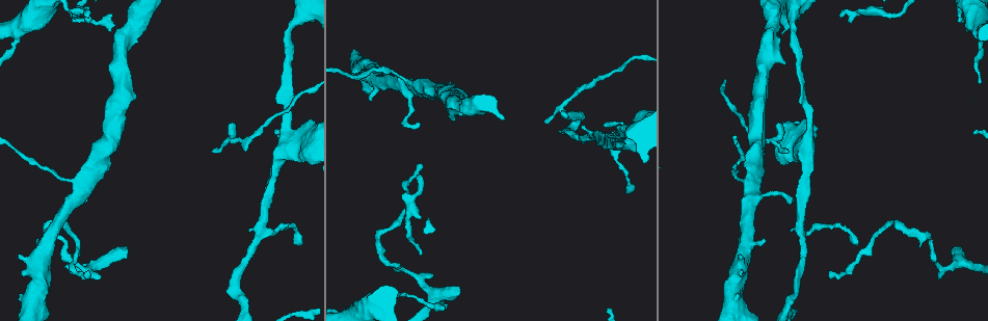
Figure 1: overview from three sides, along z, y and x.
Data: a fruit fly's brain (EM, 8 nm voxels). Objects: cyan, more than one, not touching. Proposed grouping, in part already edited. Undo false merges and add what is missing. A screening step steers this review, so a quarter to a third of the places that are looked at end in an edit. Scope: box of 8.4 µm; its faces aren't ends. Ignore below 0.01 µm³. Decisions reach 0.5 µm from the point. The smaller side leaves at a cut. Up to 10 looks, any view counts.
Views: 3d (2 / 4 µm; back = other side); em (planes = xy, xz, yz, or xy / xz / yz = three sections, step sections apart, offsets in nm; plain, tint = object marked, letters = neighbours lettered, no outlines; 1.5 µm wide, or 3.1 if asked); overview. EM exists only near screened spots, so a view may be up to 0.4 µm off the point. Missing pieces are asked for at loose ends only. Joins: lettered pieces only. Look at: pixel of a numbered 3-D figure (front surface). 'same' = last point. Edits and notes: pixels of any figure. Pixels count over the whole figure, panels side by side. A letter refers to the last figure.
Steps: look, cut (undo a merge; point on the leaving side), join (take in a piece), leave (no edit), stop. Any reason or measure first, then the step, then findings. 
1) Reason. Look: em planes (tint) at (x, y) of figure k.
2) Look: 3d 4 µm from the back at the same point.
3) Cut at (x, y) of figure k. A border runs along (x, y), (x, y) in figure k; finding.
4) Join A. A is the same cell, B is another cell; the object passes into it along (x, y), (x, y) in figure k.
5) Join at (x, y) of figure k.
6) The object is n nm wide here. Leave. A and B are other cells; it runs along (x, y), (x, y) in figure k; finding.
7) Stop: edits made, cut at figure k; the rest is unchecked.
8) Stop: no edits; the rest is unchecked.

Tapers out. Look: 3d 2 µm at (841, 15) of figure 1.

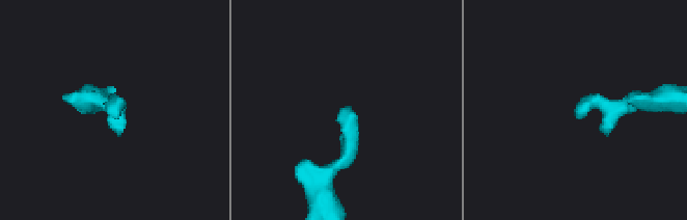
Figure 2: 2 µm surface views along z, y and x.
Look: em xy step 8 (letters) at (339, 110) of figure 2.

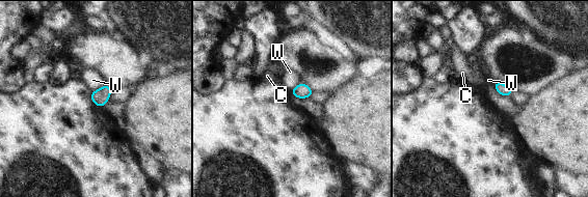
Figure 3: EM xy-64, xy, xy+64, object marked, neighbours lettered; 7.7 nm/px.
The longest contact is with W, 130 nm. Leave. C and W are other cells; a border runs along (105, 83), (91, 91) in figure 3; no lettered piece goes on from it.

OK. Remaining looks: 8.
A narrow waist. Look: em planes (letters) at (81, 19) of figure 1.

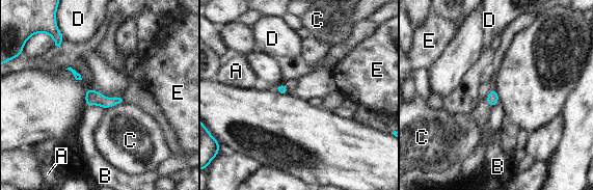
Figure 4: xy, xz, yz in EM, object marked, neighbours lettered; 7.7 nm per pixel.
The object is 100 nm wide here. Leave. A, B, C, D and E are other cells; a border runs along (122, 101), (104, 109) in figure 4; all the same neuron.

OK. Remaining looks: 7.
Long arm stops here. Look: 3d 2 µm from the back at (87, 272) of figure 1.

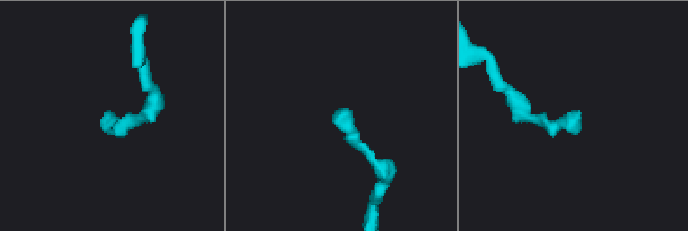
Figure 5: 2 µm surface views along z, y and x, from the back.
Need the tissue. Look: em planes (letters) at (337, 121) of figure 5.

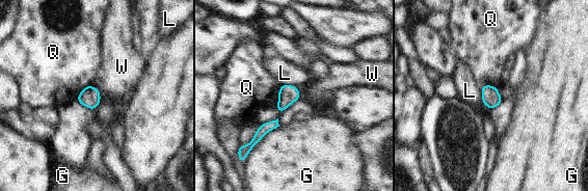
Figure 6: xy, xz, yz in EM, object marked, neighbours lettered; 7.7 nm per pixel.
Leave. G, L, Q and W are other cells; a border runs along (92, 84), (100, 92) in figure 6; none of them fits.

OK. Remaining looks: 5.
Sharp bend. Look: em xz step 4 (tint) at (376, 235) of figure 1.

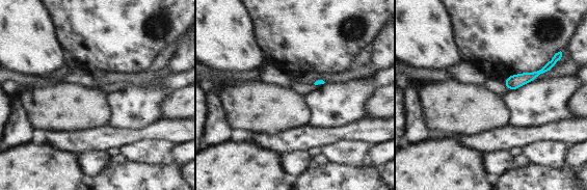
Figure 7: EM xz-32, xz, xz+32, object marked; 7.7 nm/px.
Cut it another way. Look: em planes (letters) at the same point.

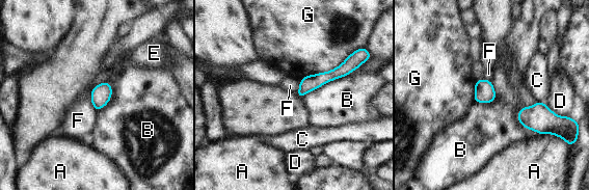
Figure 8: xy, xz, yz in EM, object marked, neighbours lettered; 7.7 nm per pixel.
The longest contact is with G, 460 nm. Leave. A, B, C, D, E, F and G are other cells; all the same neuron.

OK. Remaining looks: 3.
Stop: no edits; the rest is unchecked.

